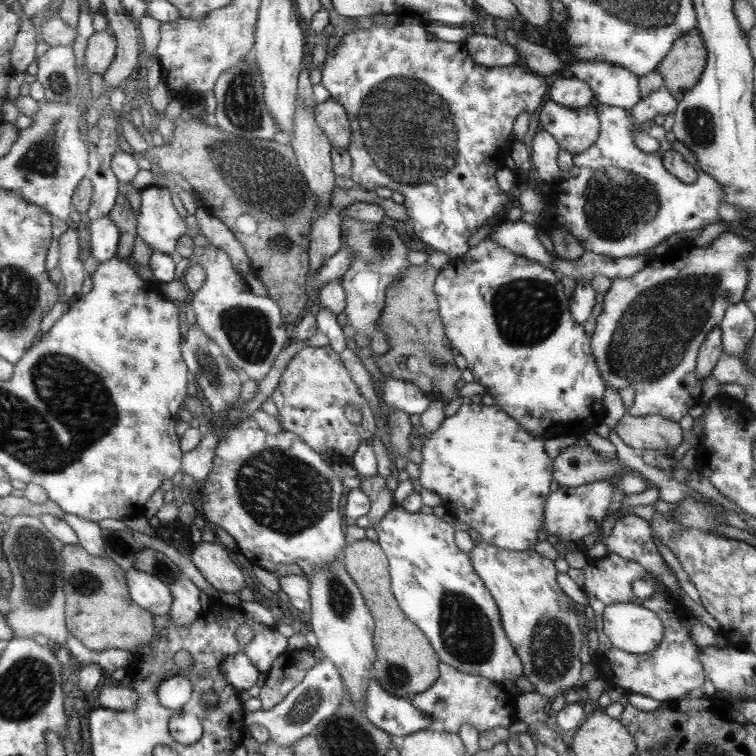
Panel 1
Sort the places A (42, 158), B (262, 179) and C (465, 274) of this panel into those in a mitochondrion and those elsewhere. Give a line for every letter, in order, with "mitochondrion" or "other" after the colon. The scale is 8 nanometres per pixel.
A: mitochondrion
B: mitochondrion
C: other

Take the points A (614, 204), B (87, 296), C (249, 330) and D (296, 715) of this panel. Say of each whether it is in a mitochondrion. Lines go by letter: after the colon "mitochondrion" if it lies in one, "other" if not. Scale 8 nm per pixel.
A: mitochondrion
B: other
C: mitochondrion
D: mitochondrion

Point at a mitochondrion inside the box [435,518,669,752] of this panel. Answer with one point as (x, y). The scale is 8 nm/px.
(551, 645)

